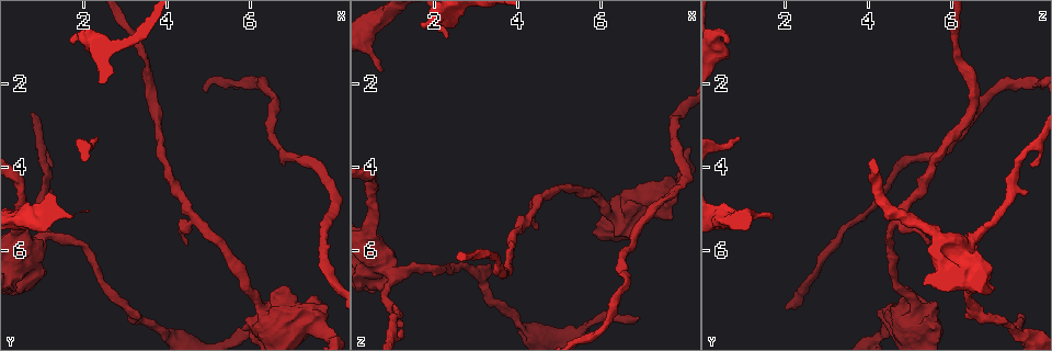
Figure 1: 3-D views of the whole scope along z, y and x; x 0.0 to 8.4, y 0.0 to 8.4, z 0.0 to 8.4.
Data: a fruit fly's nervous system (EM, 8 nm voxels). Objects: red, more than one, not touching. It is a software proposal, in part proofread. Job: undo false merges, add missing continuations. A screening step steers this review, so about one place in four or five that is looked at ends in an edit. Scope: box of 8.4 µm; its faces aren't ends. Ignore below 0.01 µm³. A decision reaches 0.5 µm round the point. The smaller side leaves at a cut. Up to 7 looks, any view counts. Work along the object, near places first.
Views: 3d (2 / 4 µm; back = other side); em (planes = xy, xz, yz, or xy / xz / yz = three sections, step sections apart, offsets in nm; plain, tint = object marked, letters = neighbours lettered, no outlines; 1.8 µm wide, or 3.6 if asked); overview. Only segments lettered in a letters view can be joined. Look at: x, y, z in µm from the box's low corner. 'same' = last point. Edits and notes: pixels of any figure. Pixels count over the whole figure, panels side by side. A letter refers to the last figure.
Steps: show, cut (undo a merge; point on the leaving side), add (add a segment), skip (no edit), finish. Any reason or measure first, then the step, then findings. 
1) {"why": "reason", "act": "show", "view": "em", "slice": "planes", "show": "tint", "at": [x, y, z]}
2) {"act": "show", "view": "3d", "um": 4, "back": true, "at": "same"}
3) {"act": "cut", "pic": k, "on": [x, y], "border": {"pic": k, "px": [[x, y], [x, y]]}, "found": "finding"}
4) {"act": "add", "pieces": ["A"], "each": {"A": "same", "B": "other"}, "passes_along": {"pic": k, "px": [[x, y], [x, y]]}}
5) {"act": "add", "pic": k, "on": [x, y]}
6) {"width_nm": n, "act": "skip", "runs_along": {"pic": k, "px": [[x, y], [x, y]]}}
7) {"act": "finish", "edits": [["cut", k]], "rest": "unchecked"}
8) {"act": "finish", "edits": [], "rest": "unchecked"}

{"why": "an open end", "act": "show", "view": "3d", "um": 4, "at": [6.90, 7.55, 7.55]}

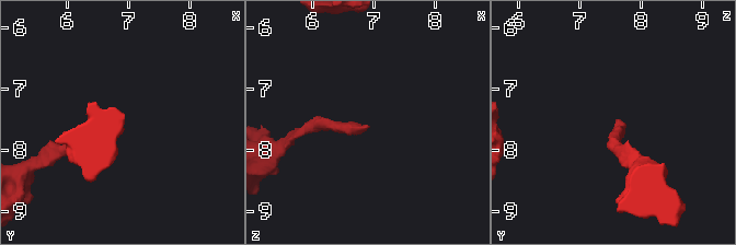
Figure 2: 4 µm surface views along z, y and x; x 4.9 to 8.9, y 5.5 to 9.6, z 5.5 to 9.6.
{"act": "show", "view": "em", "slice": "yz", "step": 4, "show": "tint", "at": [6.85, 7.55, 7.65]}

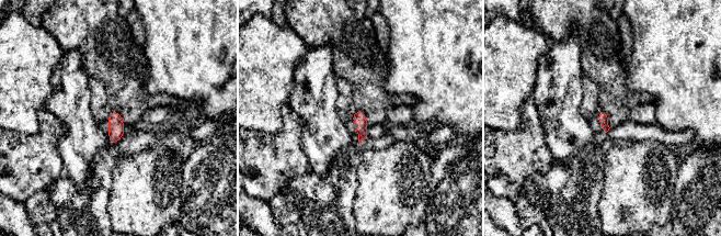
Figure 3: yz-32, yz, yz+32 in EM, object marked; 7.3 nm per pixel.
{"act": "show", "view": "em", "slice": "planes", "show": "letters", "at": "same"}

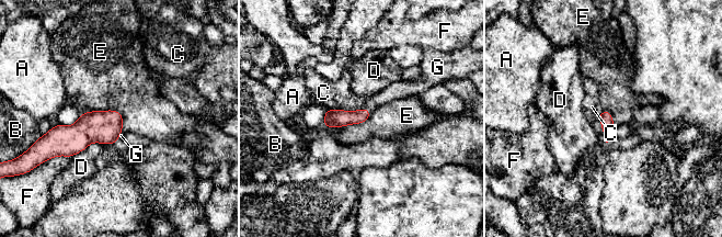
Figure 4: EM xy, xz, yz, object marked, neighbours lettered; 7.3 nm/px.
{"width_nm": 100, "longest_contact_nm": ["E", 340], "act": "add", "pieces": ["G"], "each": {"A": "other", "B": "other", "C": "other", "D": "other", "E": "other", "F": "other", "G": "same"}, "found": "the cell continues"}

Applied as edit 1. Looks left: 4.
{"act": "show", "view": "overview"}

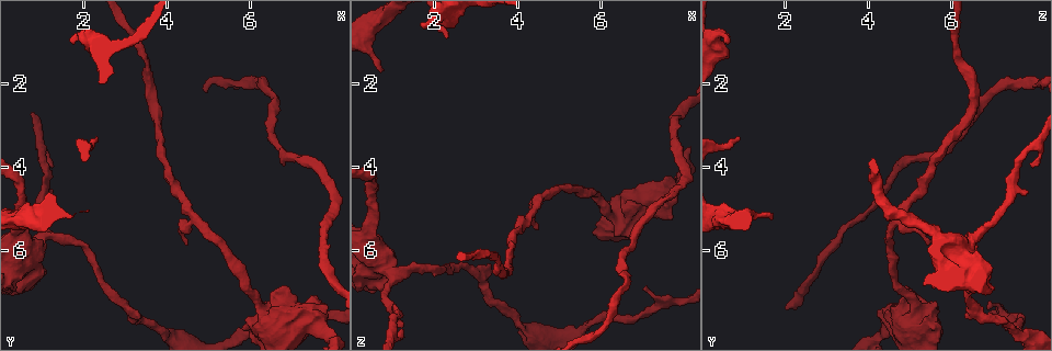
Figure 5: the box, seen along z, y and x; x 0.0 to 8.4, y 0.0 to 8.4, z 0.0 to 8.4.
{"why": "free end", "act": "show", "view": "3d", "um": 4, "at": [4.50, 5.80, 5.50]}

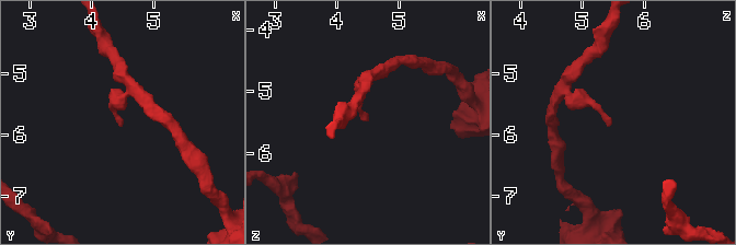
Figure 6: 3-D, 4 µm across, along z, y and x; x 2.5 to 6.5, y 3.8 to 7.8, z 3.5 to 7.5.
{"act": "show", "view": "em", "slice": "xy", "step": 4, "show": "tint", "at": [4.50, 5.75, 5.50]}

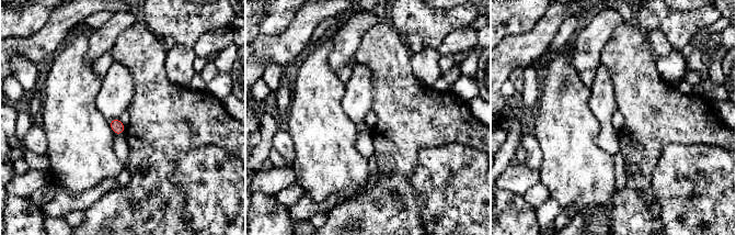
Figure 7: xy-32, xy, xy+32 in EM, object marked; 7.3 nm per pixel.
{"why": "cut it another way", "act": "show", "view": "em", "slice": "planes", "show": "letters", "at": "same"}

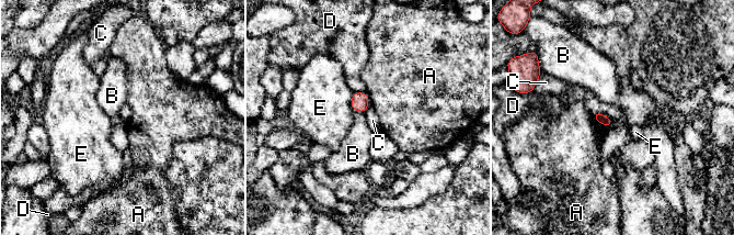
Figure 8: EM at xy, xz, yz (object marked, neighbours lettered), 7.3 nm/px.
{"act": "skip", "each": {"A": "other", "B": "other", "C": "other", "D": "other", "E": "other"}, "found": "no lettered segment goes on from it"}

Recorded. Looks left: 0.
{"act": "finish", "edits": [["add", 4]], "rest": "unchecked"}

